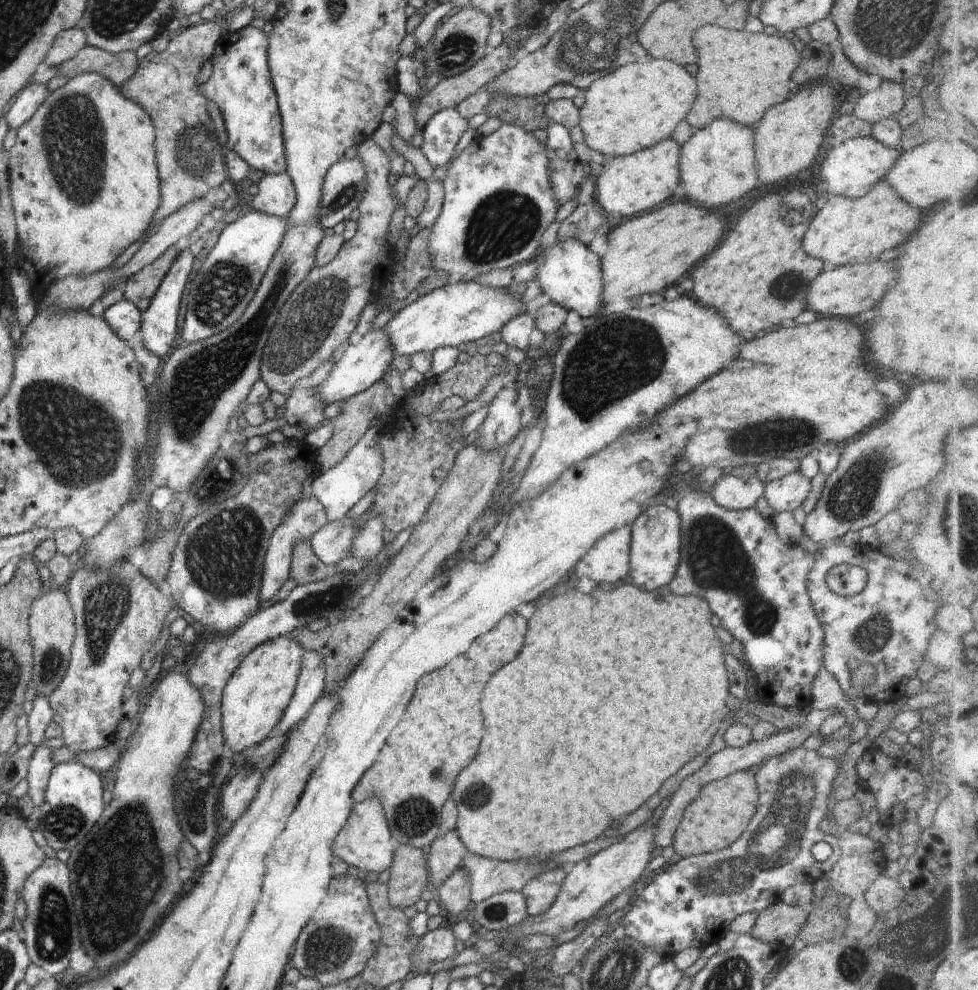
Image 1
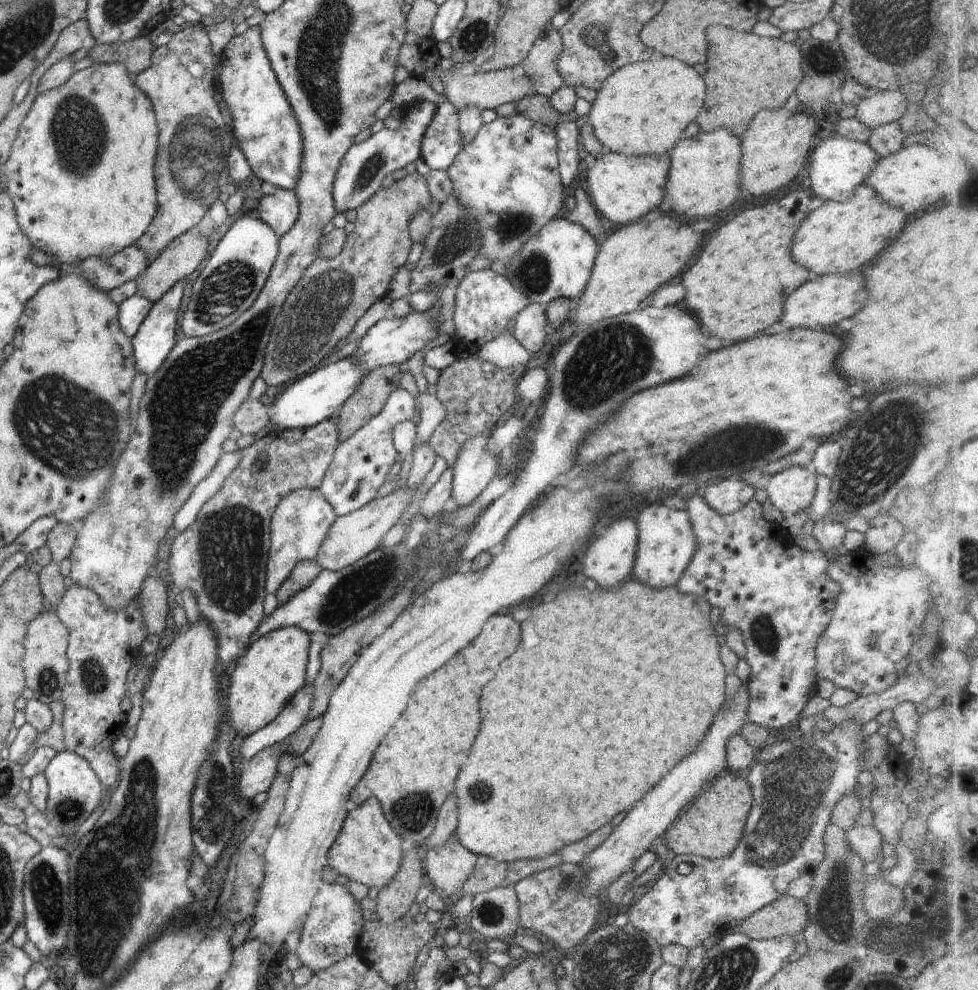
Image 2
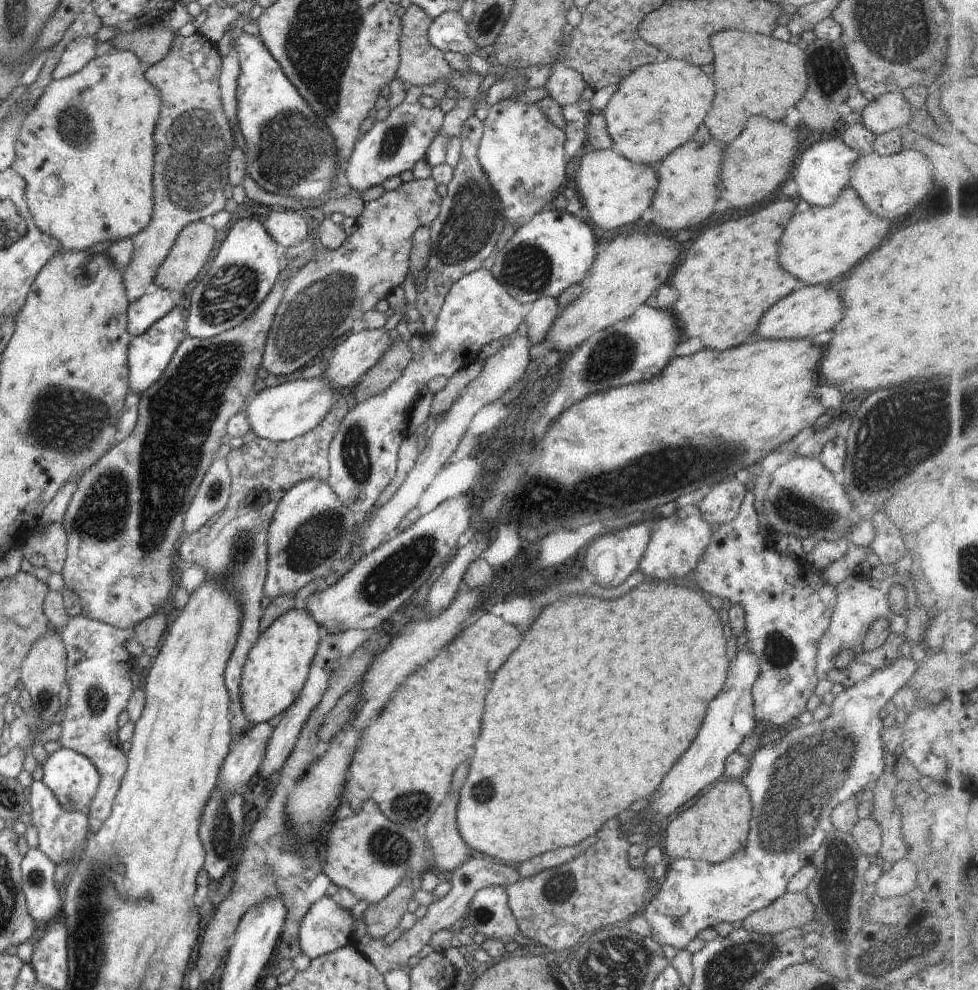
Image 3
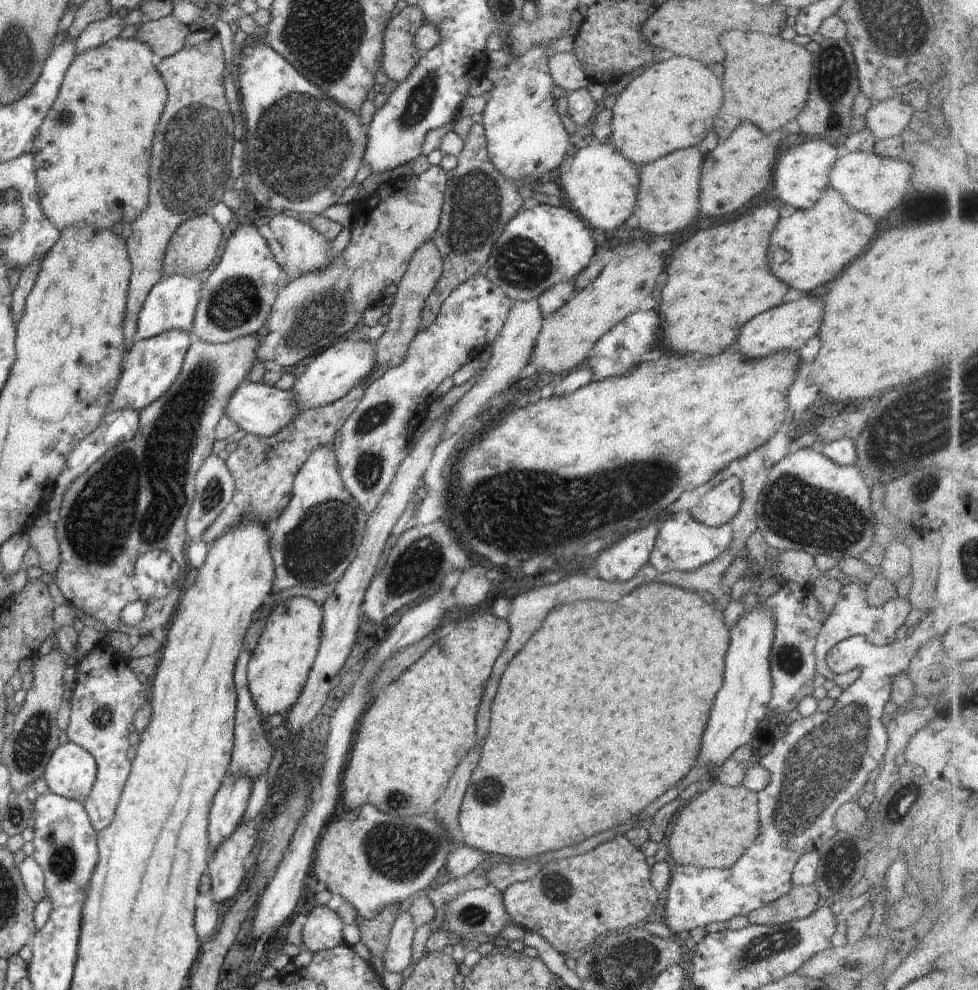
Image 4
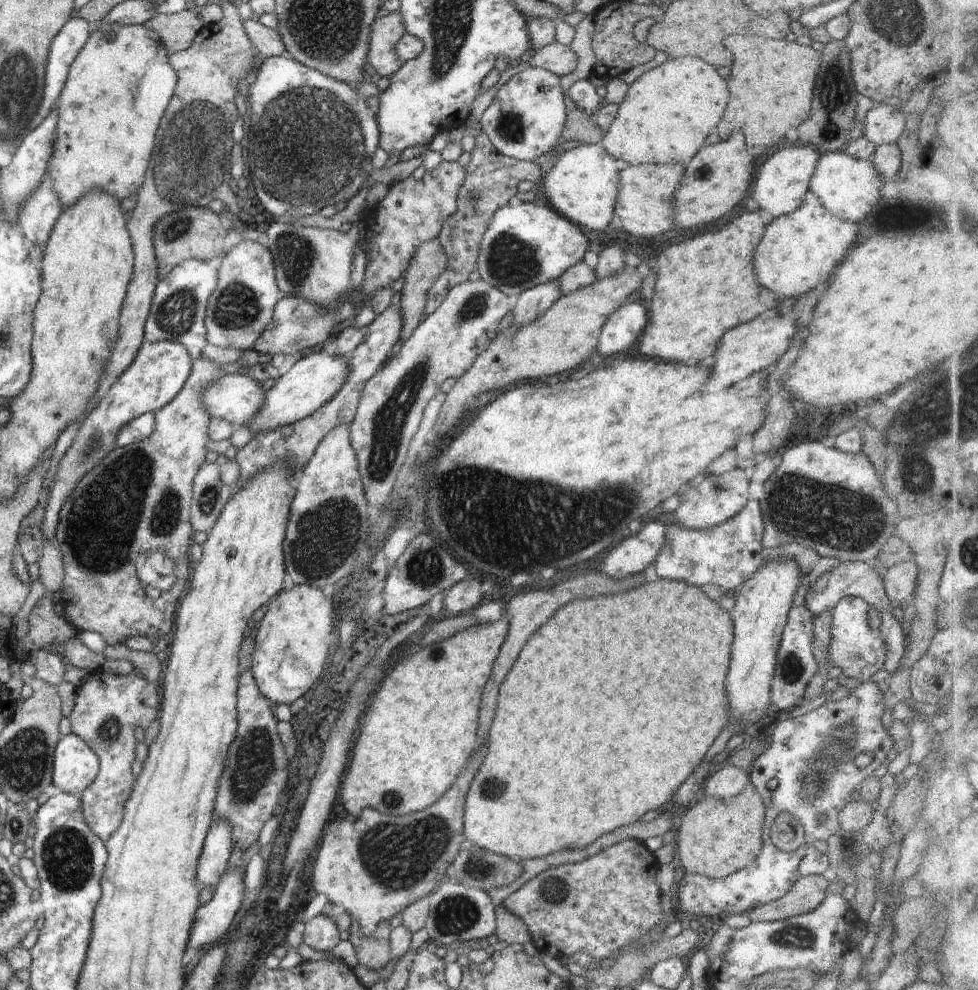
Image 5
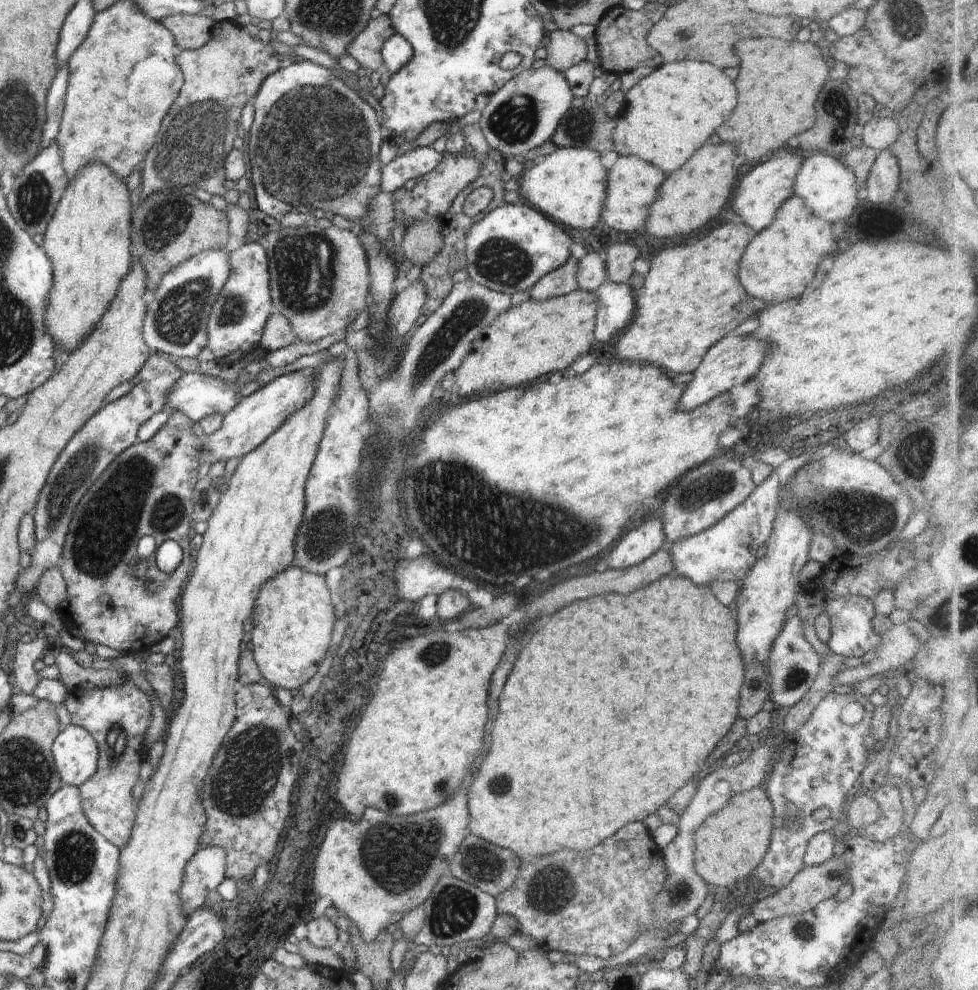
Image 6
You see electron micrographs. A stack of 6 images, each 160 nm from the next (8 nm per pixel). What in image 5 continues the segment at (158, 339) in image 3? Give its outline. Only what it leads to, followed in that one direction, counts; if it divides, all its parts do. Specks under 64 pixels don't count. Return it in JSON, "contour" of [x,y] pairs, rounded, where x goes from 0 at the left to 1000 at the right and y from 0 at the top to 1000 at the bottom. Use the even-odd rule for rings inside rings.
{"contour":[[[171,343],[154,346],[147,344],[138,363],[129,374],[107,392],[99,409],[87,420],[80,432],[79,441],[63,463],[59,478],[50,492],[46,523],[43,529],[45,540],[53,548],[60,526],[63,510],[78,488],[93,476],[118,451],[118,440],[130,426],[149,417],[170,410],[186,394],[192,384],[196,362],[189,349]]]}

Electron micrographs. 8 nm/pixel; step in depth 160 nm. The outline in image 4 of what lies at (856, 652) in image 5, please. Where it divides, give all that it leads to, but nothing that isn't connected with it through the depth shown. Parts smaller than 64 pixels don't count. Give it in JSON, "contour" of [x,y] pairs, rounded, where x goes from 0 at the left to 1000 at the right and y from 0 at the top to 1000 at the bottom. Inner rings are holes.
{"contour":[[[873,587],[860,594],[859,602],[854,608],[851,618],[846,622],[842,628],[840,634],[835,642],[835,649],[833,653],[833,664],[835,669],[835,680],[840,681],[847,687],[853,687],[861,697],[866,696],[872,689],[879,685],[881,676],[874,675],[868,680],[861,680],[856,682],[849,677],[846,672],[845,664],[847,658],[859,647],[869,644],[873,641],[883,643],[891,652],[904,653],[911,652],[918,643],[924,639],[924,627],[926,620],[930,620],[930,607],[926,608],[924,604],[916,607],[916,616],[906,616],[906,614],[892,613],[885,608],[885,591],[879,587]]]}

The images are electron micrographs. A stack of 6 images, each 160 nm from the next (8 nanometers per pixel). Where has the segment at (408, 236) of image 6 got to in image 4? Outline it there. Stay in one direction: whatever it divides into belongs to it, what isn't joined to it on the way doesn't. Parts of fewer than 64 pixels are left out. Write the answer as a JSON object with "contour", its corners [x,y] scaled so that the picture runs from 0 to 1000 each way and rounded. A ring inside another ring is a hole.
{"contour":[[[442,242],[434,245],[422,257],[415,275],[413,275],[409,285],[406,287],[406,296],[398,314],[397,327],[394,329],[395,335],[383,345],[383,376],[380,380],[391,378],[413,366],[417,351],[427,337],[435,301],[439,298],[445,285],[450,281],[452,270],[451,257]]]}

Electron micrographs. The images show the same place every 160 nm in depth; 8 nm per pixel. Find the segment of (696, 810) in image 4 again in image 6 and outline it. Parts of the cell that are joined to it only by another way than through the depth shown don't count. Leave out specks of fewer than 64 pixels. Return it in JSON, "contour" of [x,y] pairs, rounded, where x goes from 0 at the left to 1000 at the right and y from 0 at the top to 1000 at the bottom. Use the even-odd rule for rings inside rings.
{"contour":[[[779,793],[752,802],[742,813],[726,821],[710,841],[710,875],[727,897],[746,895],[767,886],[787,853],[791,817]]]}

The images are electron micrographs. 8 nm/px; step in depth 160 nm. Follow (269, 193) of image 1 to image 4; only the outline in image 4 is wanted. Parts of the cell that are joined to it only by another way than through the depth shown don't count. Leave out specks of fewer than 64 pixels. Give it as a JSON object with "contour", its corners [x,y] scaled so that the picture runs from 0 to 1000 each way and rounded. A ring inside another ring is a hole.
{"contour":[[[279,216],[274,226],[280,235],[281,241],[288,248],[288,258],[285,266],[290,275],[294,275],[297,281],[303,281],[309,276],[318,276],[320,273],[330,272],[333,268],[338,268],[338,263],[344,259],[338,253],[339,246],[323,231],[310,225],[305,220],[302,221],[292,217]]]}

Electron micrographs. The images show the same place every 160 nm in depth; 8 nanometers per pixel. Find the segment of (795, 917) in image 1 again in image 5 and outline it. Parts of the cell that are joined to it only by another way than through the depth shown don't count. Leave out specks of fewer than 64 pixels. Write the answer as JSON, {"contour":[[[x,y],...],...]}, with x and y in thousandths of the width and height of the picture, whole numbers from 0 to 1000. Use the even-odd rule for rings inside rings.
{"contour":[[[842,885],[817,886],[800,907],[774,915],[763,923],[769,932],[790,932],[830,921],[846,905],[848,893]]]}

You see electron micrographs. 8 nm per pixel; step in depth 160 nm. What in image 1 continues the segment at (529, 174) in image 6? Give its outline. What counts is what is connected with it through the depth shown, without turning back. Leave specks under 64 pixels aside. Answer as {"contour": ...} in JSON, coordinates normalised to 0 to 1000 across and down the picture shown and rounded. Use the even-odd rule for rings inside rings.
{"contour":[[[687,139],[676,141],[665,149],[642,158],[628,159],[624,166],[617,169],[608,184],[609,200],[616,213],[623,220],[636,218],[641,222],[681,206],[681,202],[689,198],[689,192],[696,183],[695,159],[696,147]]]}

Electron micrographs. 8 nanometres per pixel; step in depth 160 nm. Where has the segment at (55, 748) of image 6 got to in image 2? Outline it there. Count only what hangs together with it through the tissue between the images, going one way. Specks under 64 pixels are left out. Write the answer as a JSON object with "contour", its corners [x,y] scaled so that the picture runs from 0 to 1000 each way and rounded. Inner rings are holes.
{"contour":[[[74,759],[59,761],[44,780],[50,799],[45,825],[61,845],[74,845],[96,816],[107,808],[106,794],[86,765]]]}

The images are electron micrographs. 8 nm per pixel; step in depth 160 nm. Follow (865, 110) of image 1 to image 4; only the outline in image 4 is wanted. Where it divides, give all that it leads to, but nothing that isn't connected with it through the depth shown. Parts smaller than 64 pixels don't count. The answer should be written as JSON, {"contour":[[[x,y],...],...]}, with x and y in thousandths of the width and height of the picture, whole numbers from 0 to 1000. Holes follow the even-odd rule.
{"contour":[[[925,92],[925,94],[894,104],[888,110],[885,129],[890,130],[898,141],[920,137],[924,129],[928,127],[936,111],[929,104],[922,104],[924,96],[928,94]]]}

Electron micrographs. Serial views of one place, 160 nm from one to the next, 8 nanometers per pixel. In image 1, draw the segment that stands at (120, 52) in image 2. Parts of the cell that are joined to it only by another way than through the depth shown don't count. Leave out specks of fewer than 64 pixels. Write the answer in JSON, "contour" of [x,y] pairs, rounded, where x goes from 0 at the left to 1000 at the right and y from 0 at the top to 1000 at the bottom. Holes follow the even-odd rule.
{"contour":[[[89,44],[76,59],[57,68],[57,78],[72,81],[78,74],[100,74],[123,89],[124,84],[139,73],[141,66],[138,52],[115,55]]]}

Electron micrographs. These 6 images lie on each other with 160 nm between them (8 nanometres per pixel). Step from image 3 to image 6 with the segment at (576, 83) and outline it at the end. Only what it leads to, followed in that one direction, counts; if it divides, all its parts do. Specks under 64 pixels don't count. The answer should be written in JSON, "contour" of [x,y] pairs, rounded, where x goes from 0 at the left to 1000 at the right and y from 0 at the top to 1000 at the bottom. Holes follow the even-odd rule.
{"contour":[[[566,30],[557,42],[558,67],[576,74],[599,62],[600,47],[595,37],[585,31]]]}

